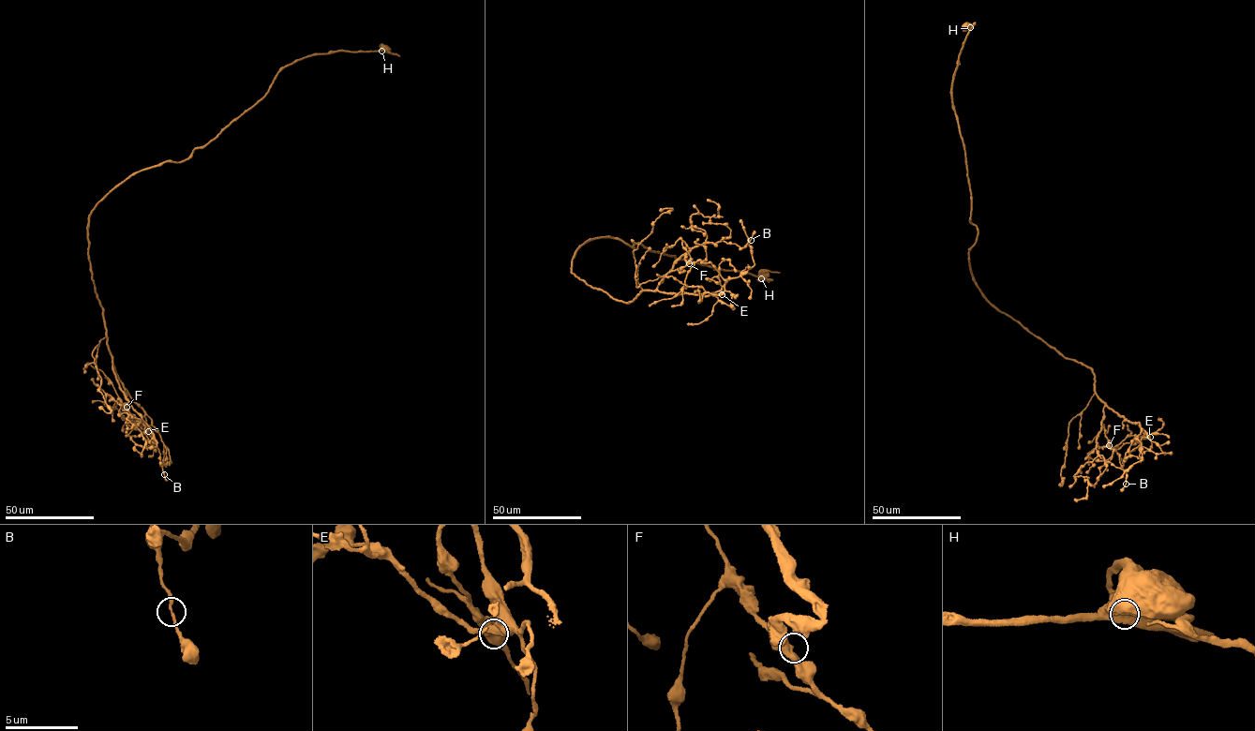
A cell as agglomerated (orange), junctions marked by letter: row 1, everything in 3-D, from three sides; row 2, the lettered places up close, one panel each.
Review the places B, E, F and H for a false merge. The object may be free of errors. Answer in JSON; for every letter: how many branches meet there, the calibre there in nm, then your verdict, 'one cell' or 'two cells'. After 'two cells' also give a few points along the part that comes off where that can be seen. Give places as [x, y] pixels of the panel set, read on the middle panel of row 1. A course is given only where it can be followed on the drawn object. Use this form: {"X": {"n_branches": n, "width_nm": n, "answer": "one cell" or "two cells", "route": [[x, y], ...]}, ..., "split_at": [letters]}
{"B": {"n_branches": 2, "width_nm": 160, "answer": "one cell"}, "E": {"n_branches": 2, "width_nm": 440, "answer": "one cell"}, "F": {"n_branches": 1, "width_nm": 750, "answer": "one cell"}, "H": {"n_branches": 1, "width_nm": 1450, "answer": "two cells", "route": [[761, 278], [769, 272], [780, 272]]}, "split_at": ["H"]}

